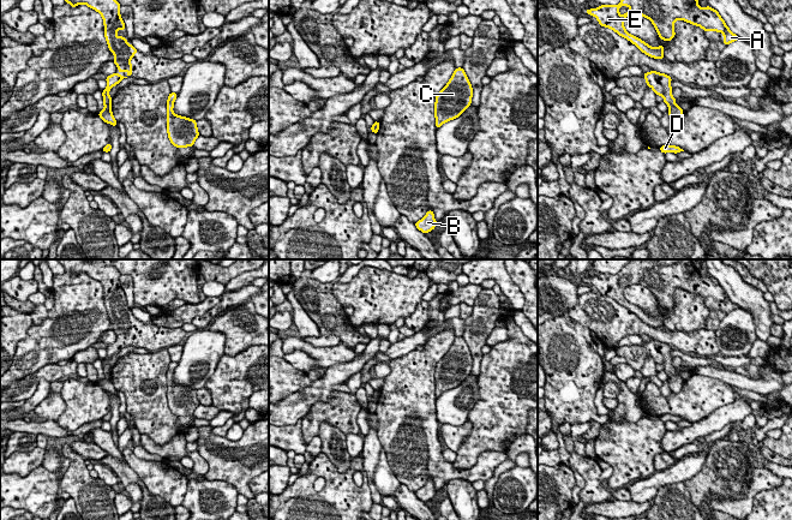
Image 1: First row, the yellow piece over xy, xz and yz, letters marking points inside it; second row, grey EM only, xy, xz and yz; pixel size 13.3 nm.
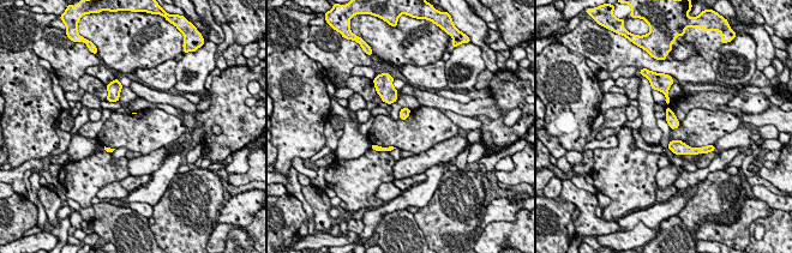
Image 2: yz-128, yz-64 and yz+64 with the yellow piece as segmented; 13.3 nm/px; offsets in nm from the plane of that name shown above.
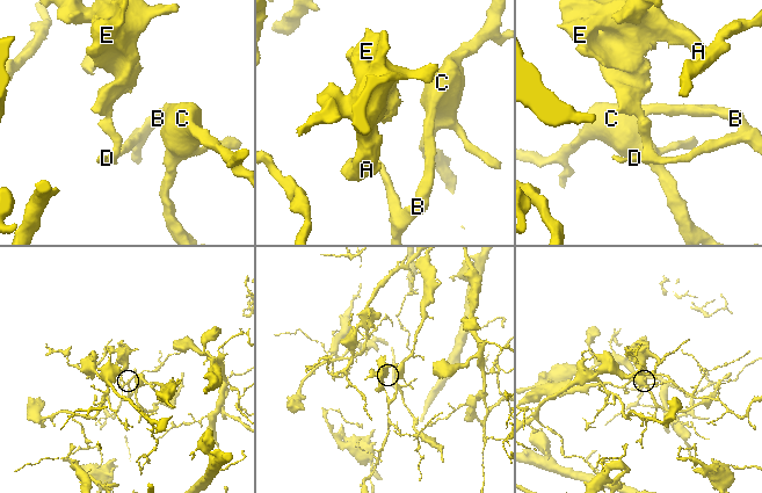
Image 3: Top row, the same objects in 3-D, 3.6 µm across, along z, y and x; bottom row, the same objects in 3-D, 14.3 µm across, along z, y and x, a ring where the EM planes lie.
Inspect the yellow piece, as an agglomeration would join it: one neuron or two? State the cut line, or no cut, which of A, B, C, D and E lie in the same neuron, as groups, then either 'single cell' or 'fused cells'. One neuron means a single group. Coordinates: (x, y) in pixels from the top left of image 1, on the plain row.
no cut; A B C D E; single cell

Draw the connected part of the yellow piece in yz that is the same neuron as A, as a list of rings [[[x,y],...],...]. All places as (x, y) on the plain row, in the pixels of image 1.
[[[630,259],[617,275],[601,274],[598,277],[586,279],[586,282],[594,285],[601,295],[612,298],[654,328],[664,328],[664,313],[653,317],[630,304],[624,297],[628,285],[648,287],[655,295],[659,306],[665,310],[674,306],[677,288],[701,295],[703,300],[722,301],[725,315],[739,307],[731,301],[716,279],[709,275],[701,277],[691,259],[682,259],[671,265],[662,265],[659,259]]]

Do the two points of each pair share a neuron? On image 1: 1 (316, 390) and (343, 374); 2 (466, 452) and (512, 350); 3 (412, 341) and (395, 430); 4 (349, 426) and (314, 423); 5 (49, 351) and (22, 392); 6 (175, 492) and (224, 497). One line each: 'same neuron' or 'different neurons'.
1: same neuron
2: same neuron
3: different neurons
4: same neuron
5: different neurons
6: same neuron

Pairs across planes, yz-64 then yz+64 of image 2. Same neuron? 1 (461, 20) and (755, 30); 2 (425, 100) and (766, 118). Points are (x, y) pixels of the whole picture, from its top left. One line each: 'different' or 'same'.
1: same
2: same

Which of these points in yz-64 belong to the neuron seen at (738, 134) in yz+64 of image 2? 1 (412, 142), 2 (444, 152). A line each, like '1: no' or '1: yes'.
1: no
2: yes

